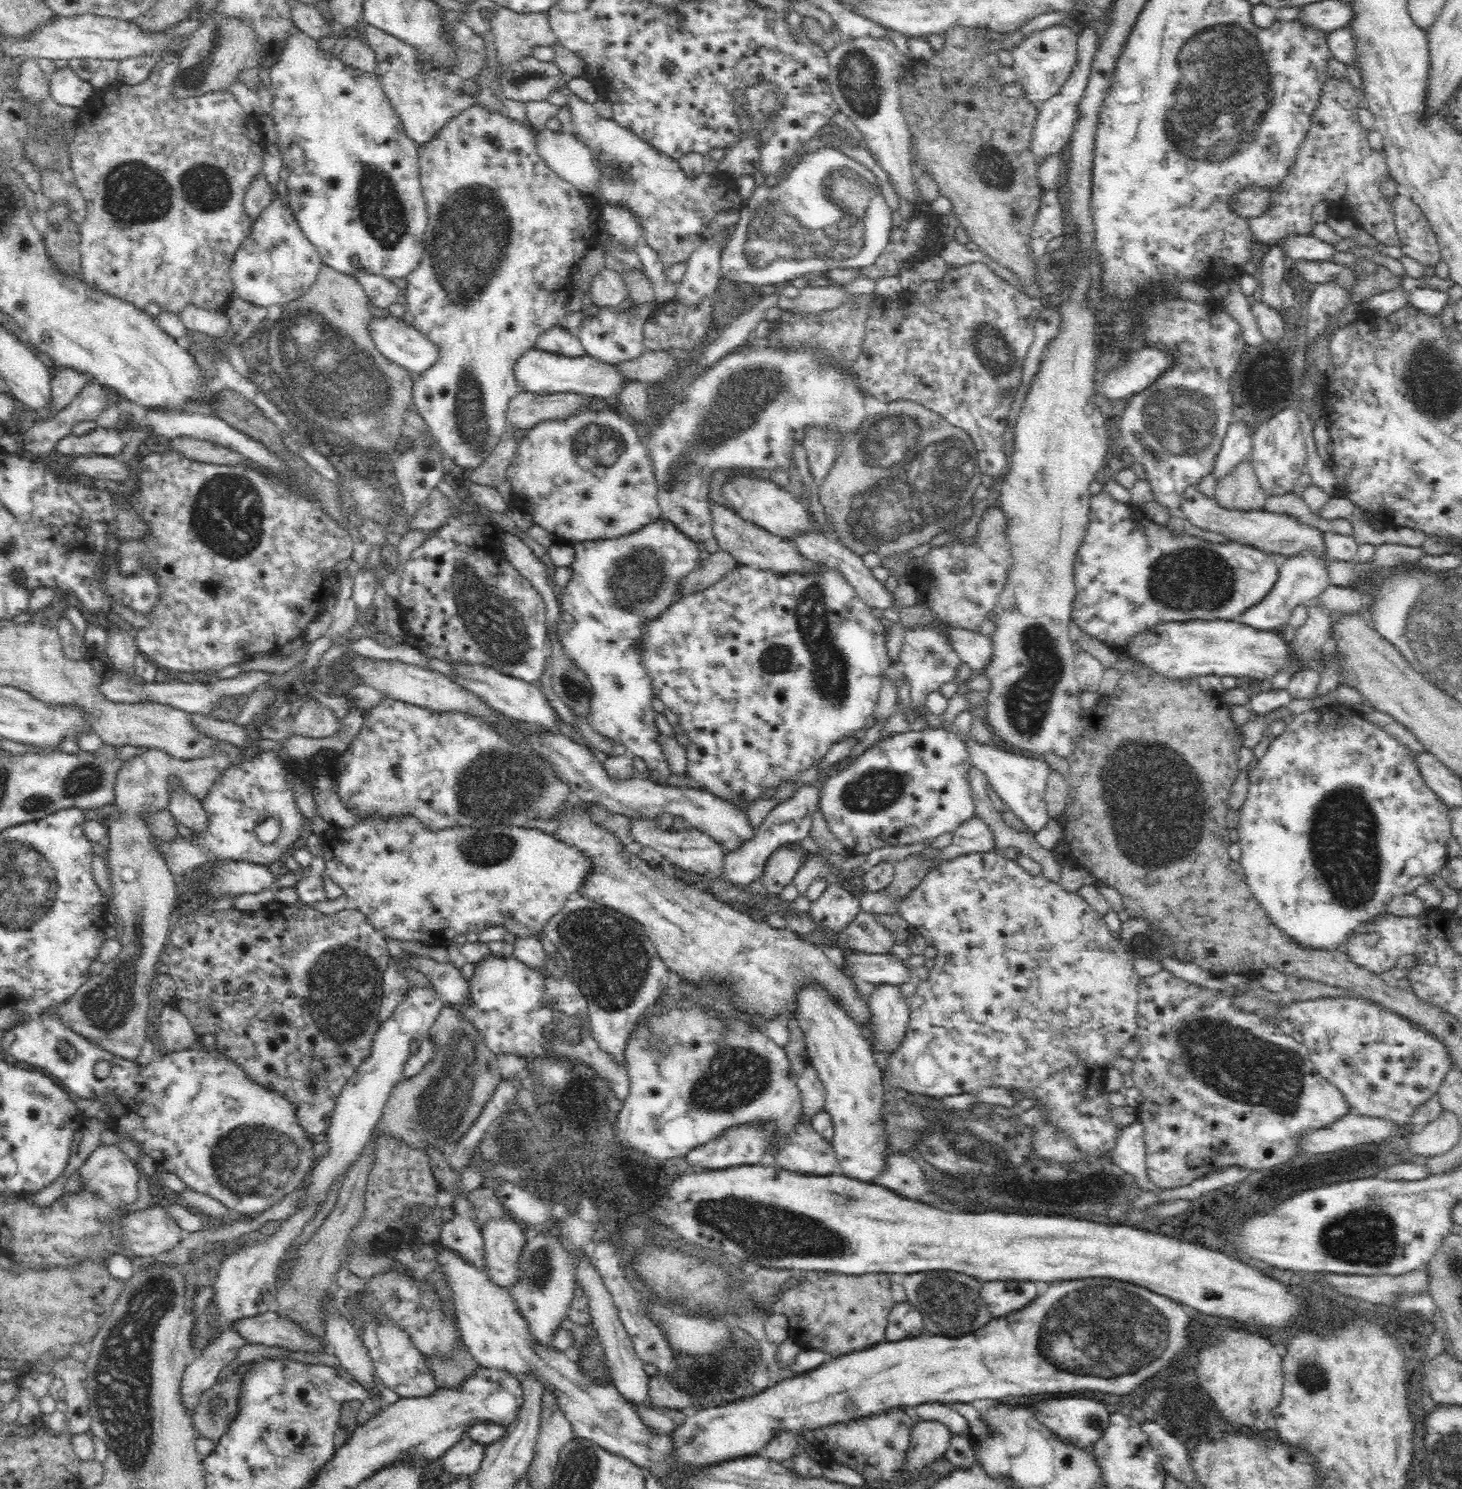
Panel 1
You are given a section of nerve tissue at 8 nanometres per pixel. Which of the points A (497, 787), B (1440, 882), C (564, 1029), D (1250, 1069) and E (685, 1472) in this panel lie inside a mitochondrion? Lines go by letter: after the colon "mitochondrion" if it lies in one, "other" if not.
A: mitochondrion
B: other
C: mitochondrion
D: mitochondrion
E: other

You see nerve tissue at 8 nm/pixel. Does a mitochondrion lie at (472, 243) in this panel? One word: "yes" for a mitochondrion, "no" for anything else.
yes

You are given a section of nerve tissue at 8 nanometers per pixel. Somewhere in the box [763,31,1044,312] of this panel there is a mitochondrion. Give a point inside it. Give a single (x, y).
(858, 78)

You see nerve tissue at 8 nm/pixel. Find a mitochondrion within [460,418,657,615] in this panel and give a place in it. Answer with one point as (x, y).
(598, 446)

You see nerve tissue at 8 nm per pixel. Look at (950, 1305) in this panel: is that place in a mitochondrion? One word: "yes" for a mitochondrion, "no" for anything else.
yes

